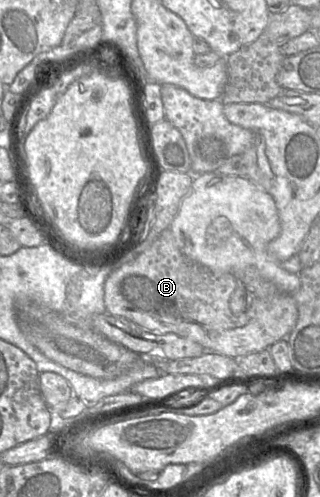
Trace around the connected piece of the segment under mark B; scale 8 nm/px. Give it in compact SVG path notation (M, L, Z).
M167 228L133 262L120 266L106 278L105 313L125 318L155 334L176 334L200 344L206 351L235 359L269 349L291 333L298 319L293 296L280 292L267 299L254 297L244 313L233 314L229 300L237 282L230 273L212 272L187 258Z

